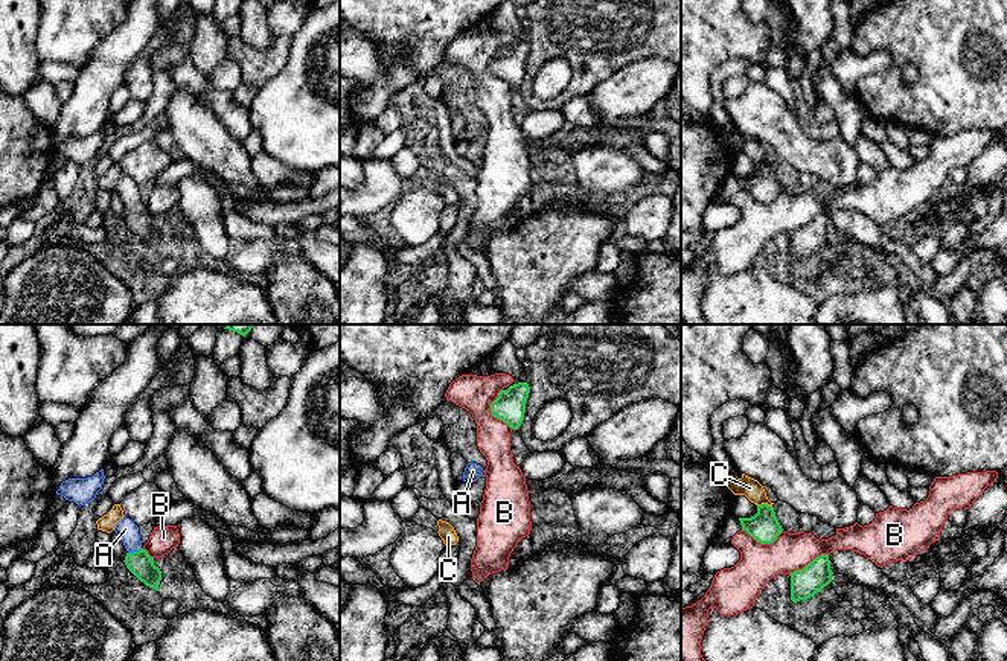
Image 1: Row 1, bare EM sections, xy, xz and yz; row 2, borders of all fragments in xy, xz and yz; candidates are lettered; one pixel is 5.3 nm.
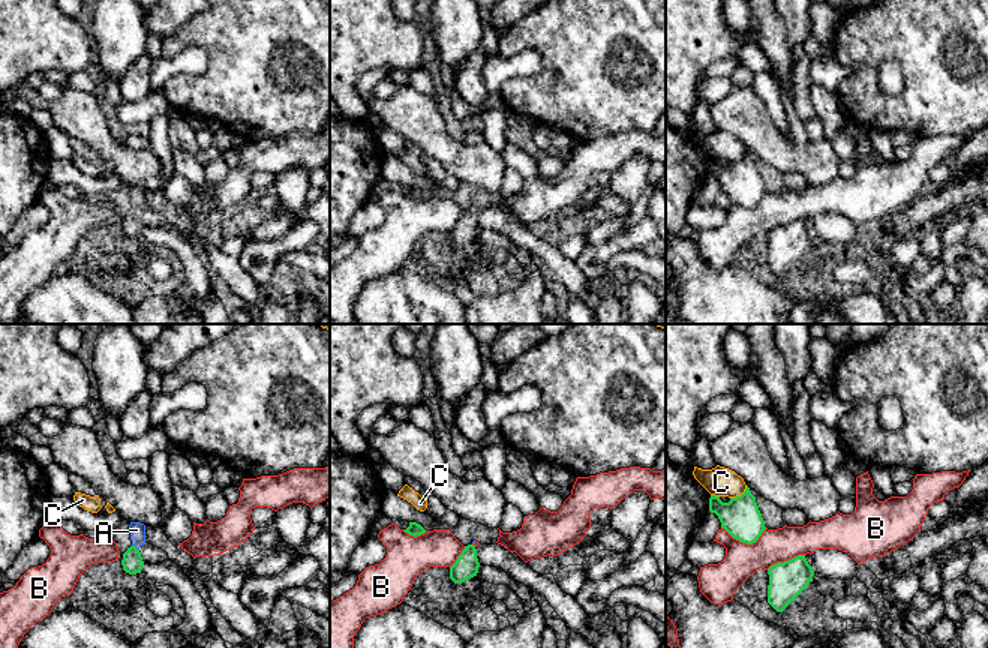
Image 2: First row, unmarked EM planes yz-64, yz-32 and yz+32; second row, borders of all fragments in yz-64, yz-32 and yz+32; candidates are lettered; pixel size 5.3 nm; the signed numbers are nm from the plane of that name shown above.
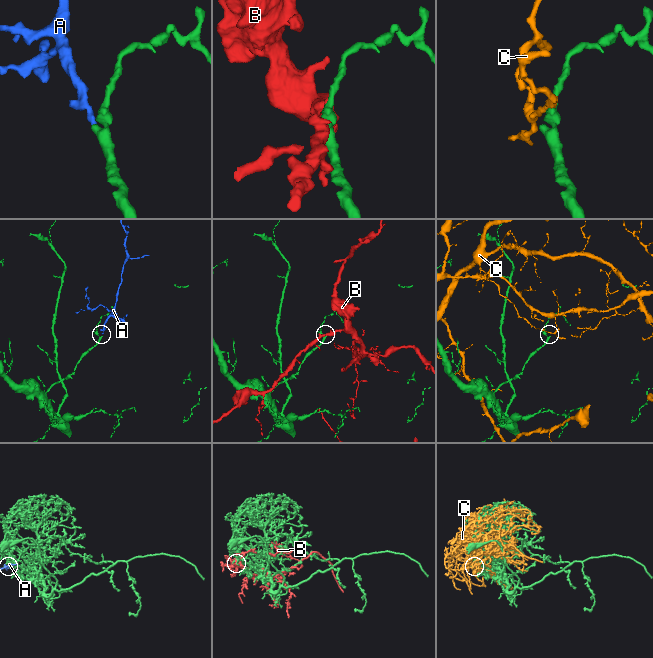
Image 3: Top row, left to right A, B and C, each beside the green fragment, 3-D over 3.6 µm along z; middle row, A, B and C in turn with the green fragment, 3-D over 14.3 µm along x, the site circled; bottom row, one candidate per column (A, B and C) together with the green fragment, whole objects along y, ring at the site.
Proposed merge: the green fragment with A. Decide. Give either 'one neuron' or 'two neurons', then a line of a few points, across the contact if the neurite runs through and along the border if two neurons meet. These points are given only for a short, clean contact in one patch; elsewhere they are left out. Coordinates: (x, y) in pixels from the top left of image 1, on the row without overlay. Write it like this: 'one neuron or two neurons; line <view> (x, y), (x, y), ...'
one neuron; line xy (140, 223), (134, 210), (125, 188)

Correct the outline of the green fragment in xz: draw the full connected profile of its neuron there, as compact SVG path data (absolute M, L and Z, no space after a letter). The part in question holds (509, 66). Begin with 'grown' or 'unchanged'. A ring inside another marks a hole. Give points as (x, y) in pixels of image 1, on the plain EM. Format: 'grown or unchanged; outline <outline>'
unchanged; outline M518 41L507 49L501 49L491 62L491 73L507 82L512 88L518 88L524 79L529 52L530 46L527 41Z

